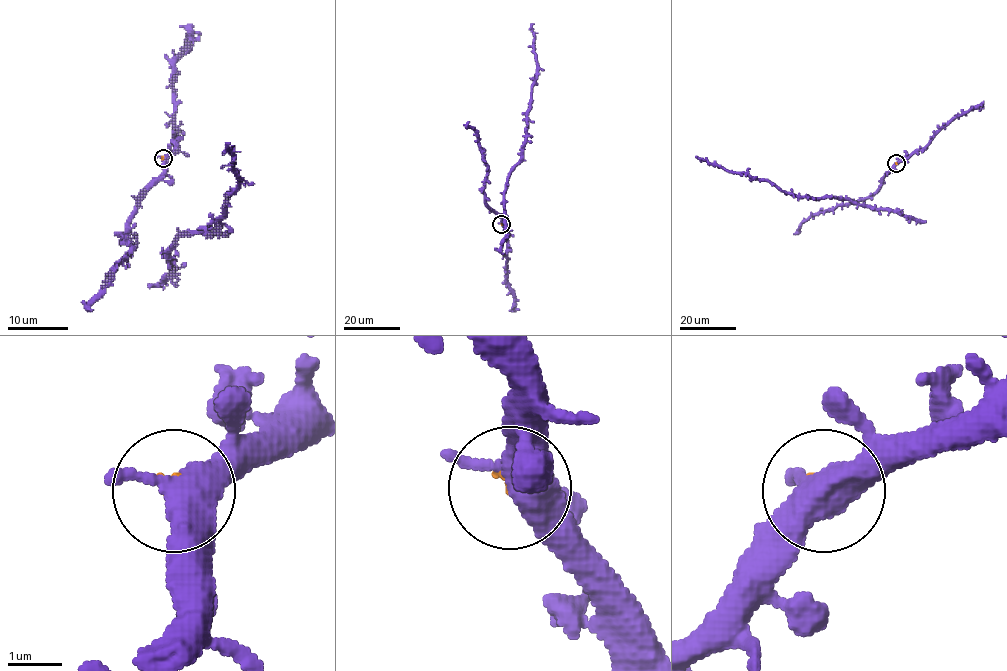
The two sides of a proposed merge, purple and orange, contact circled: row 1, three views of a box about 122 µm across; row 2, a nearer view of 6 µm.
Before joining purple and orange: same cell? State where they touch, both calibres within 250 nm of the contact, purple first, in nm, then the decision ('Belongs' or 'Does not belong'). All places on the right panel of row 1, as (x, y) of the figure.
Place: (896, 163). Thickness 440 nm (purple) against 70 nm. Does not belong

